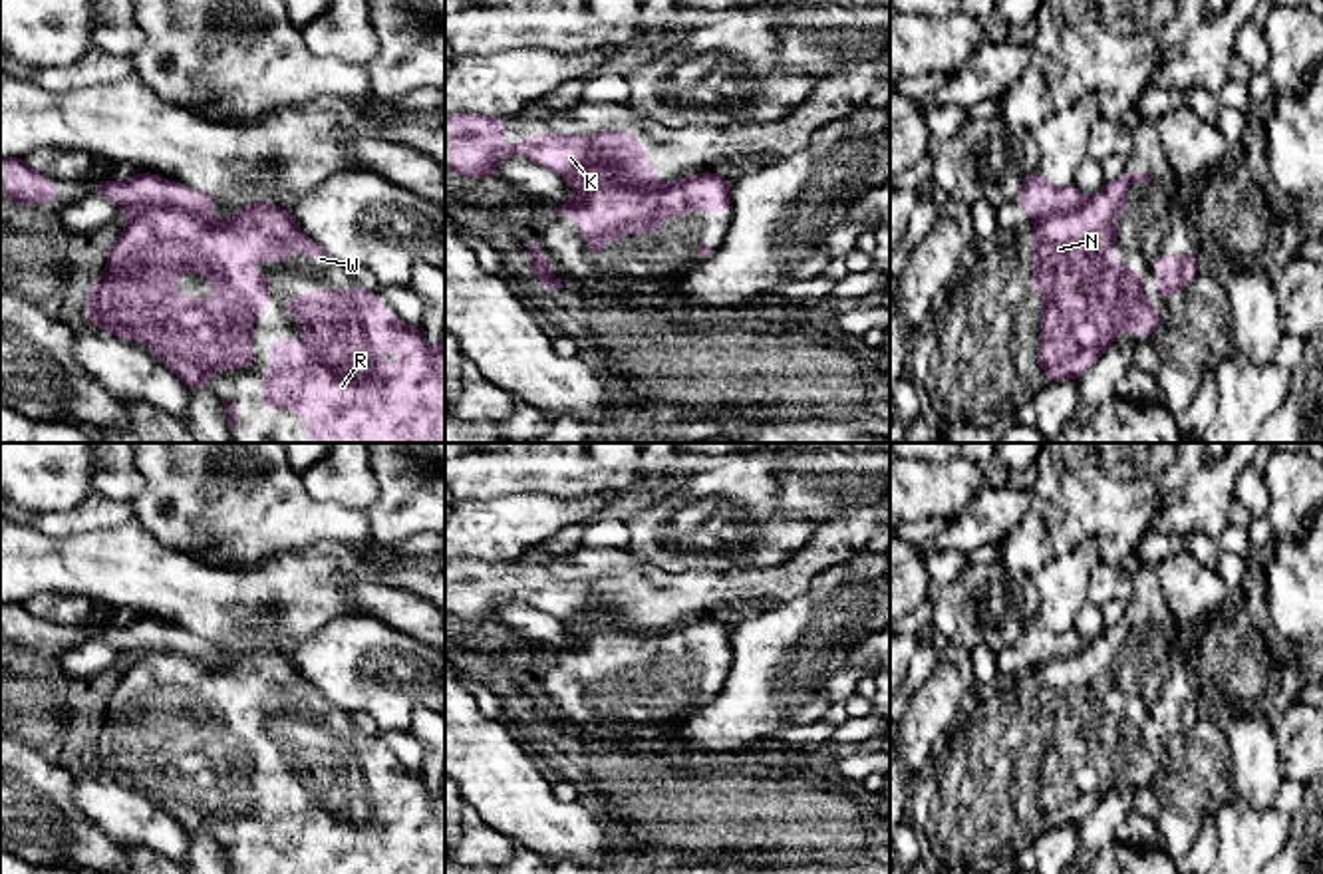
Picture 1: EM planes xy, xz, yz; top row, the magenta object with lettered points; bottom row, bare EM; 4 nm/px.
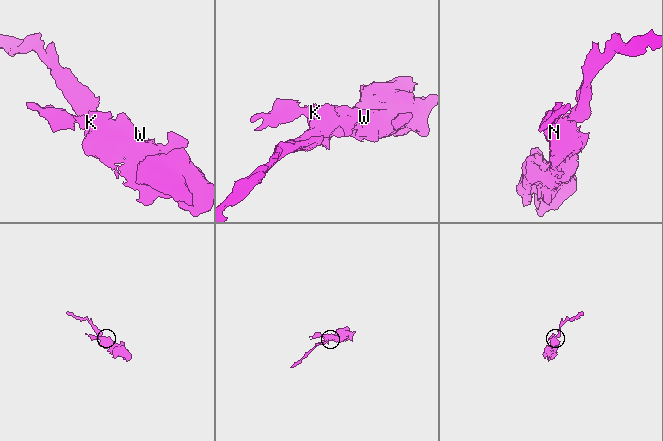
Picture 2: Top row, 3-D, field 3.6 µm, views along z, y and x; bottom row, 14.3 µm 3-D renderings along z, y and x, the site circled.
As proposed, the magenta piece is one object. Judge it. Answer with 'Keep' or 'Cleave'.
Cleave

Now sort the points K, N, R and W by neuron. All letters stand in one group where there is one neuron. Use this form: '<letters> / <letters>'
K / N R W

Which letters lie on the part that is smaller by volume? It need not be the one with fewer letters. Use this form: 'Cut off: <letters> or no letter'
Cut off: K

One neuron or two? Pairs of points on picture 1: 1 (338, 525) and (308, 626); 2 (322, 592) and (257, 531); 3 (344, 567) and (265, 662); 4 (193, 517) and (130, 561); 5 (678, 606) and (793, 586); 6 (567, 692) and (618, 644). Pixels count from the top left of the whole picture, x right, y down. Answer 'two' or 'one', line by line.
1: two
2: two
3: two
4: two
5: one
6: one

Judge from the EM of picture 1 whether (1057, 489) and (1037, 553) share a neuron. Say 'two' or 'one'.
one

